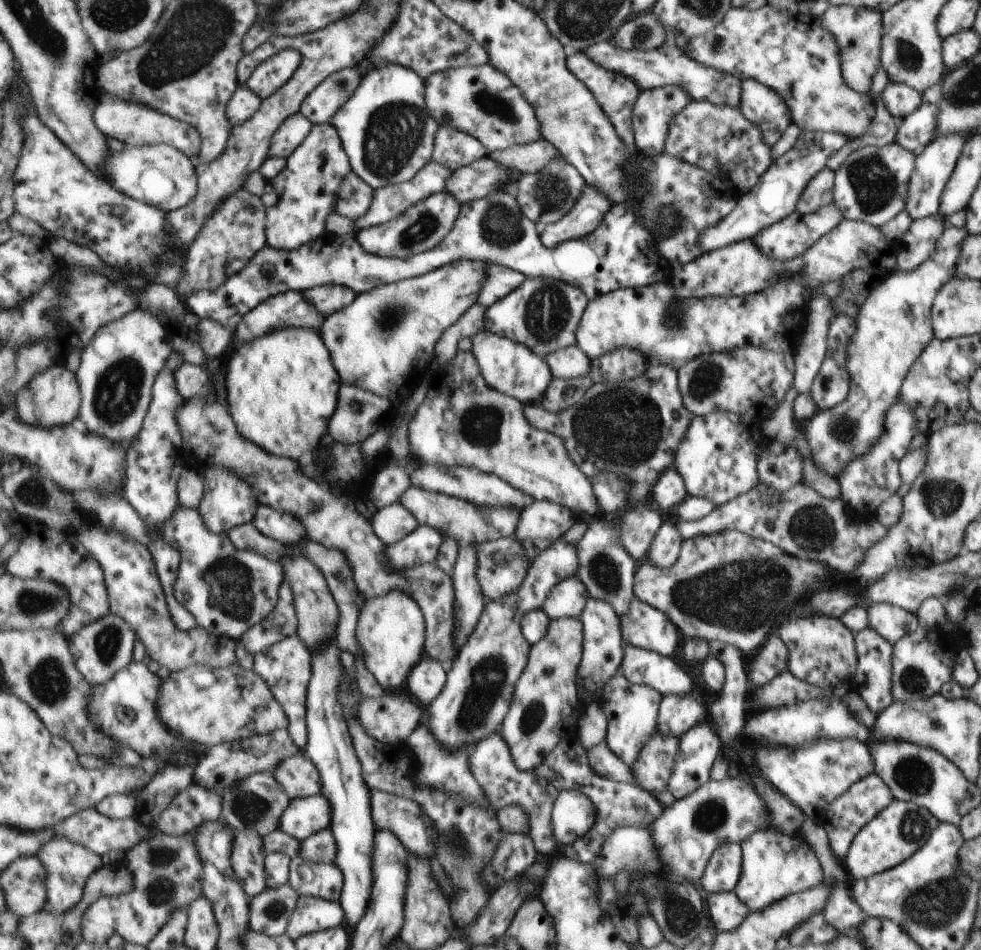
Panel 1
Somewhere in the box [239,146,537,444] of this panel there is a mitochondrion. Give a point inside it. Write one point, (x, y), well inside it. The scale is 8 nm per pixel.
(500, 227)

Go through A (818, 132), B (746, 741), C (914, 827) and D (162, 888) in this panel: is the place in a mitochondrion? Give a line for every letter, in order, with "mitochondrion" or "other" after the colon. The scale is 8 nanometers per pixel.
A: other
B: other
C: mitochondrion
D: mitochondrion

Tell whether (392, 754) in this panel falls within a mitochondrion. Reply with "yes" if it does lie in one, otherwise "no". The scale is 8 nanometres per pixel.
no

